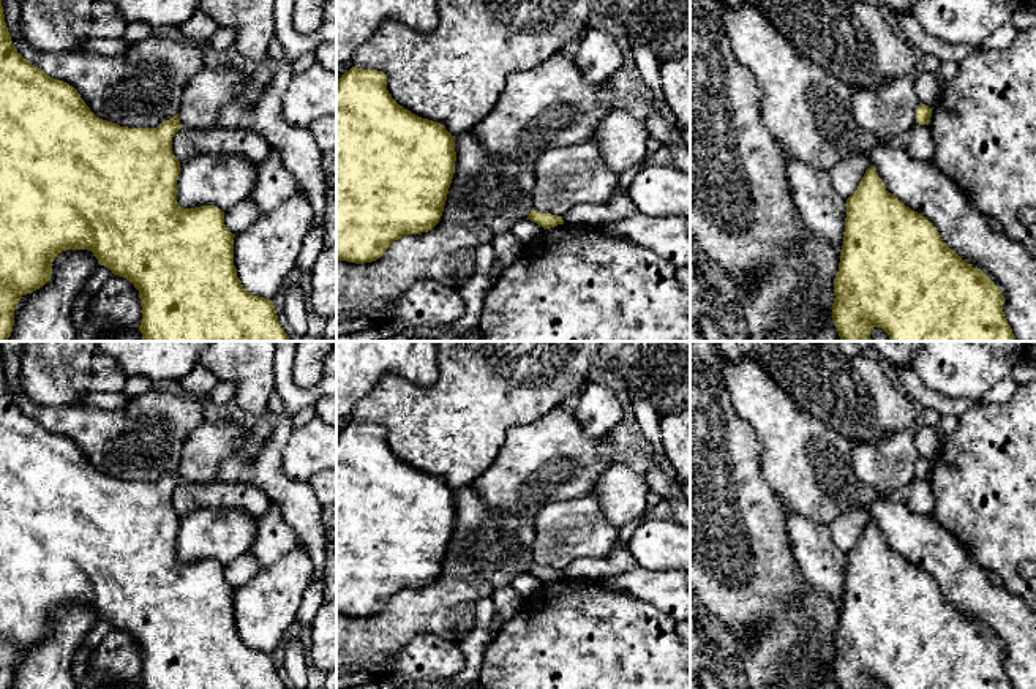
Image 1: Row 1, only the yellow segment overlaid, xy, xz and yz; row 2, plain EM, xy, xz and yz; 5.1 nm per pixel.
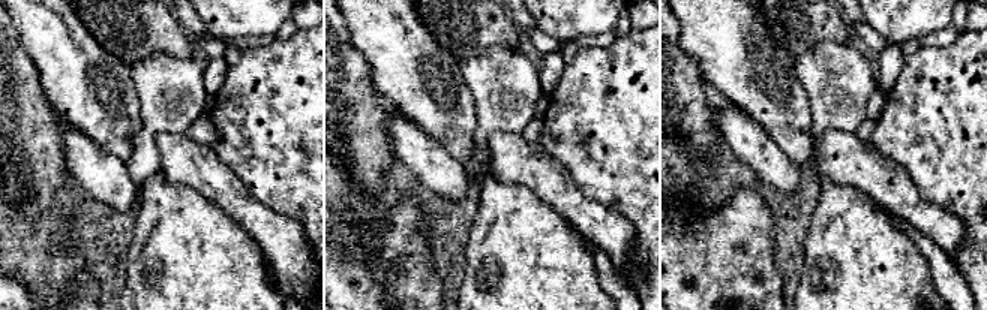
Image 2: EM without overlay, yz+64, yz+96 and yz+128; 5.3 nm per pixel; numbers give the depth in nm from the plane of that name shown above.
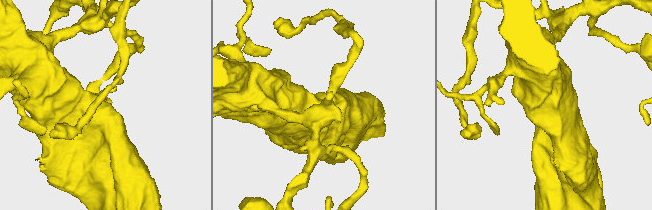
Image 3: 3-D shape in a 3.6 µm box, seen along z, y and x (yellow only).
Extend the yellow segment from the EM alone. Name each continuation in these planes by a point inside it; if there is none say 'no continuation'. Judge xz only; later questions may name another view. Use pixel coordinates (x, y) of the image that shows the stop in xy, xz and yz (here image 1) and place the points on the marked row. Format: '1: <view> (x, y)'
no continuation

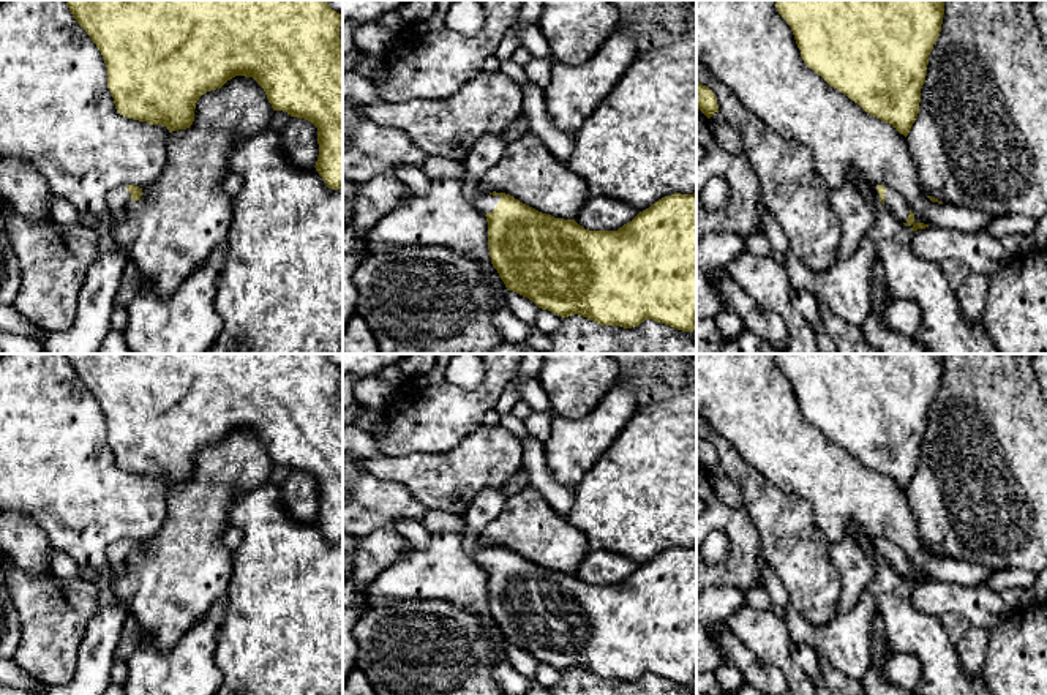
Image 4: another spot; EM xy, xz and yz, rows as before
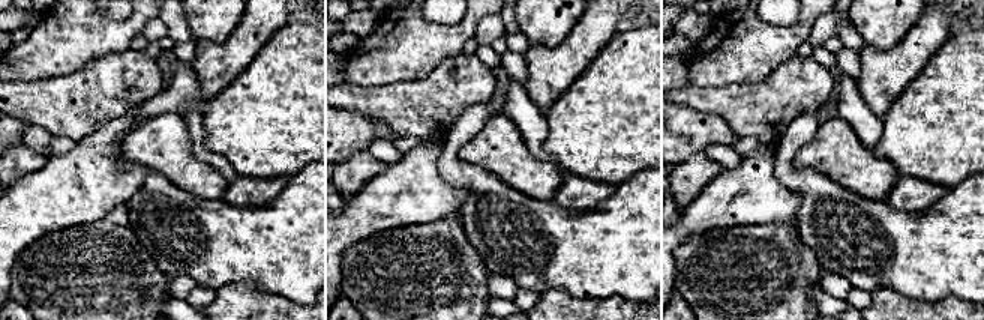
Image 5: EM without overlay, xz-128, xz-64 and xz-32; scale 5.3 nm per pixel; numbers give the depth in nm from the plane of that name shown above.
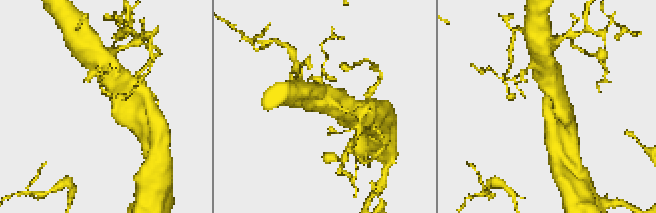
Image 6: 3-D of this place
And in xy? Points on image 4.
1: xy (119, 198)

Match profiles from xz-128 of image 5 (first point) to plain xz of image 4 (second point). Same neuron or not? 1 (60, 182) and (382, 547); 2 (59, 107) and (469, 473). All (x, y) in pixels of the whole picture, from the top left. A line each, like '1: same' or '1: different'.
1: different
2: same

